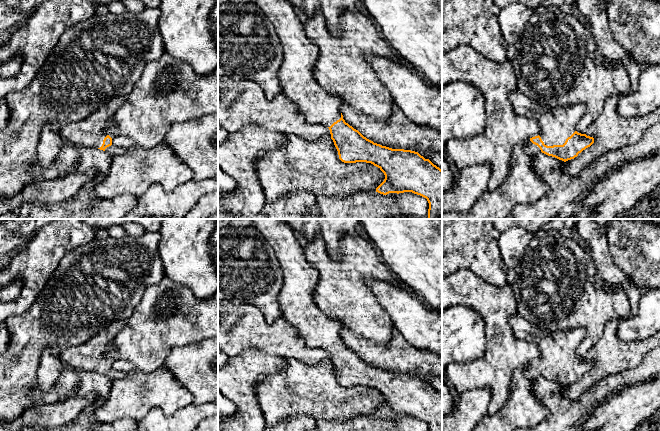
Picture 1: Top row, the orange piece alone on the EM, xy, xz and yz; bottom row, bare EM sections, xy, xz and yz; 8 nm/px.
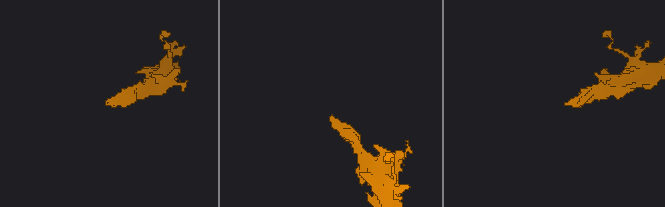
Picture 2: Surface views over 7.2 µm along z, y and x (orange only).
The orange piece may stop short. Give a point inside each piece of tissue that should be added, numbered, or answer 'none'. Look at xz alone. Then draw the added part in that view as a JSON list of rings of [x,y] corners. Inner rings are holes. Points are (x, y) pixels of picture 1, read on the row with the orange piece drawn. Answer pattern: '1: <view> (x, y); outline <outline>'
1: xz (295, 74); outline [[[253,0],[253,2],[265,13],[272,23],[283,46],[284,58],[278,71],[278,78],[282,92],[298,107],[309,124],[321,124],[330,127],[341,118],[342,99],[323,89],[313,76],[313,68],[319,56],[319,48],[313,44],[305,32],[303,23],[294,11],[289,0]]]

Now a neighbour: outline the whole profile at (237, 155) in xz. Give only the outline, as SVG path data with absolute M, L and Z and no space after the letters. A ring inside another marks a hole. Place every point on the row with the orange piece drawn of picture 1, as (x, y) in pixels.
M249 124L218 144L218 166L237 183L234 193L218 197L218 211L252 219L266 203L256 173L256 159L287 142L285 134Z

